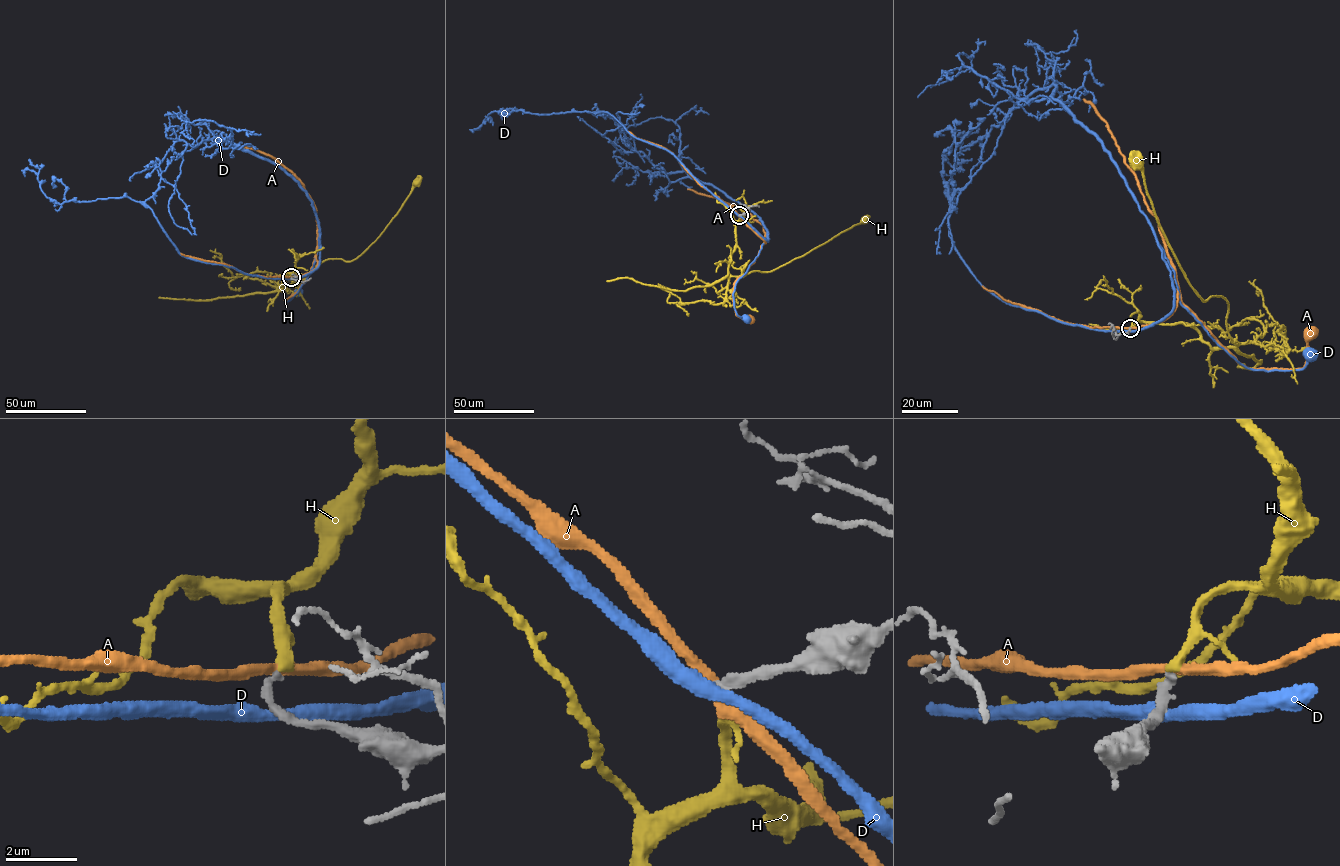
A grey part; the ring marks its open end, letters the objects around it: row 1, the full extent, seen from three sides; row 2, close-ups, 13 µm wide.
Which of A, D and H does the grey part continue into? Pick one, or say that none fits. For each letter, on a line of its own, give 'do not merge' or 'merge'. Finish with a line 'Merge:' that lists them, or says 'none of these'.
A: do not merge
D: do not merge
H: merge
Merge: H

